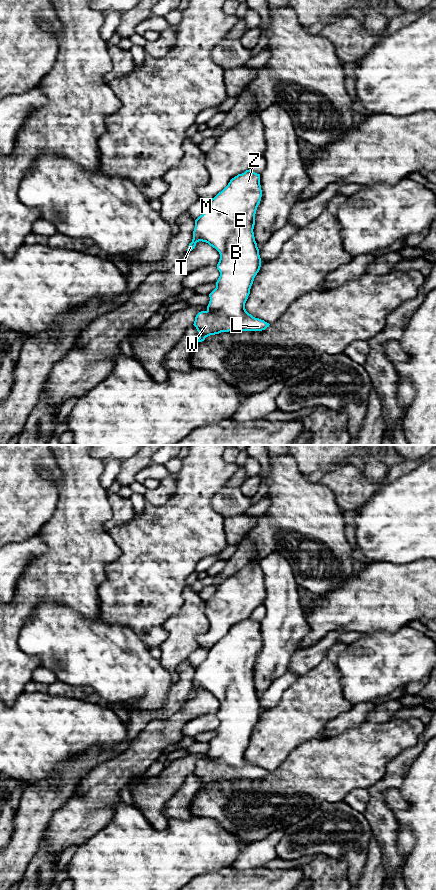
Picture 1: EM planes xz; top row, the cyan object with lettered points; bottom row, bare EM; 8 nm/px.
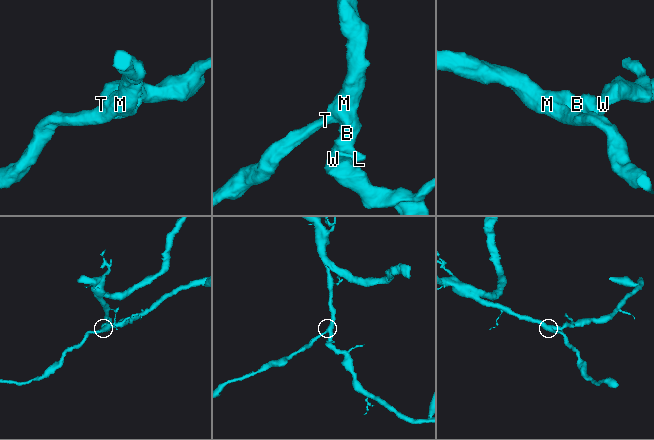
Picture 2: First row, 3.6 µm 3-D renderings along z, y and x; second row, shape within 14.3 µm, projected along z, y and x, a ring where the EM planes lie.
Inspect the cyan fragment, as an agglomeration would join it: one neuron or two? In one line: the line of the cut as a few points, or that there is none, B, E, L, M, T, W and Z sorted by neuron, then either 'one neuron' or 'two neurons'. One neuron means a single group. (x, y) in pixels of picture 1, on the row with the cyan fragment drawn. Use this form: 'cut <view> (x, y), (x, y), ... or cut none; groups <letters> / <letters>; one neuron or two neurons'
cut none; groups B E L M T W Z; one neuron

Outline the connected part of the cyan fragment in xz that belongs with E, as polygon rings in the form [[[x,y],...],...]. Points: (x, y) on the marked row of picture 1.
[[[251,169],[246,170],[232,178],[228,185],[209,201],[205,212],[195,220],[193,239],[187,252],[192,251],[196,243],[202,241],[220,254],[217,264],[220,276],[216,288],[209,294],[207,310],[199,312],[193,324],[199,332],[198,342],[221,332],[262,331],[270,325],[264,320],[253,317],[245,309],[254,278],[261,267],[259,249],[253,232],[255,214],[261,197],[260,174]]]

